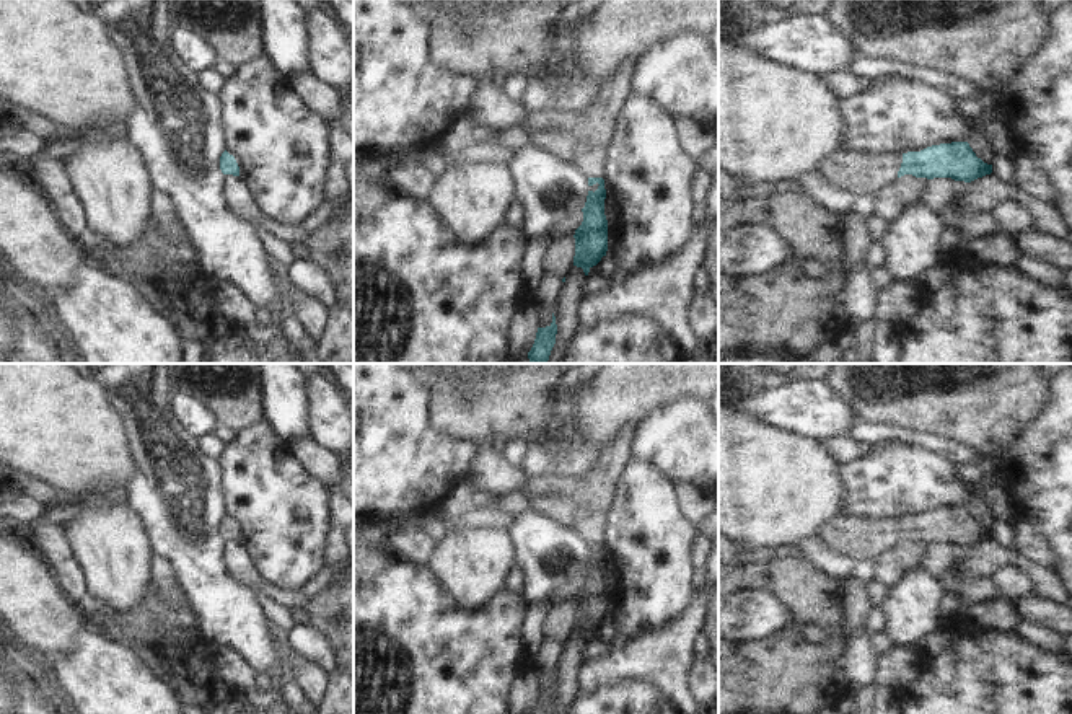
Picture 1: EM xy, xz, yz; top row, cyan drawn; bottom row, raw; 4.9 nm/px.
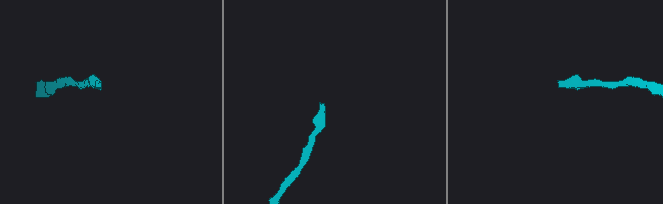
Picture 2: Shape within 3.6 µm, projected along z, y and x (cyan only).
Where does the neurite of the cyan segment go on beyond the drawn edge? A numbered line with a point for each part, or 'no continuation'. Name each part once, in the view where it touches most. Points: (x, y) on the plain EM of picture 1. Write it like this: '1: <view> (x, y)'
no continuation

